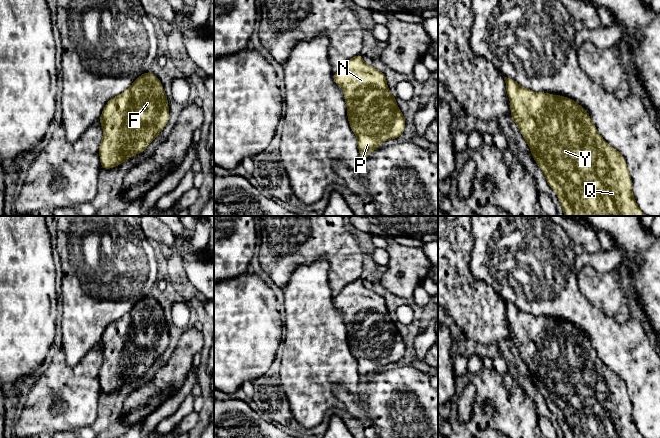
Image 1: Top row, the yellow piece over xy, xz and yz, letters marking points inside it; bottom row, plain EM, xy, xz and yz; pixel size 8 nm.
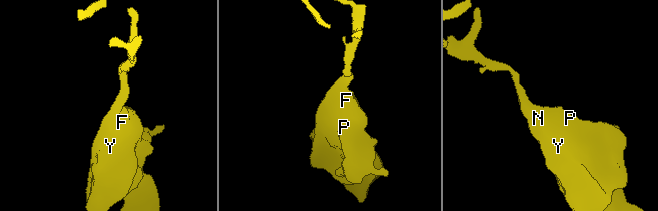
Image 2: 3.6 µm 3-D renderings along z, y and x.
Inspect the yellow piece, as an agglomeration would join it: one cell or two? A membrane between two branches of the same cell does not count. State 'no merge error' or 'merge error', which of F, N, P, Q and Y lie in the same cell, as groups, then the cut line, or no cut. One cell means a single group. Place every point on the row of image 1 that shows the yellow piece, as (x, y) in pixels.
no merge error; F N P Q Y; no cut

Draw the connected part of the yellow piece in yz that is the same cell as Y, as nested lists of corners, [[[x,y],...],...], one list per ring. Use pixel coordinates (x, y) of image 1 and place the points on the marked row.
[[[507,77],[504,80],[511,118],[556,192],[564,216],[646,216],[635,201],[624,157],[602,138],[581,105],[561,95],[536,93]]]

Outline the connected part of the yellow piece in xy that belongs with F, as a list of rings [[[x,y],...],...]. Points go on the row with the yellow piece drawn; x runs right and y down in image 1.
[[[151,72],[139,76],[127,90],[106,103],[98,120],[103,127],[101,168],[111,169],[144,152],[169,117],[161,80]]]

